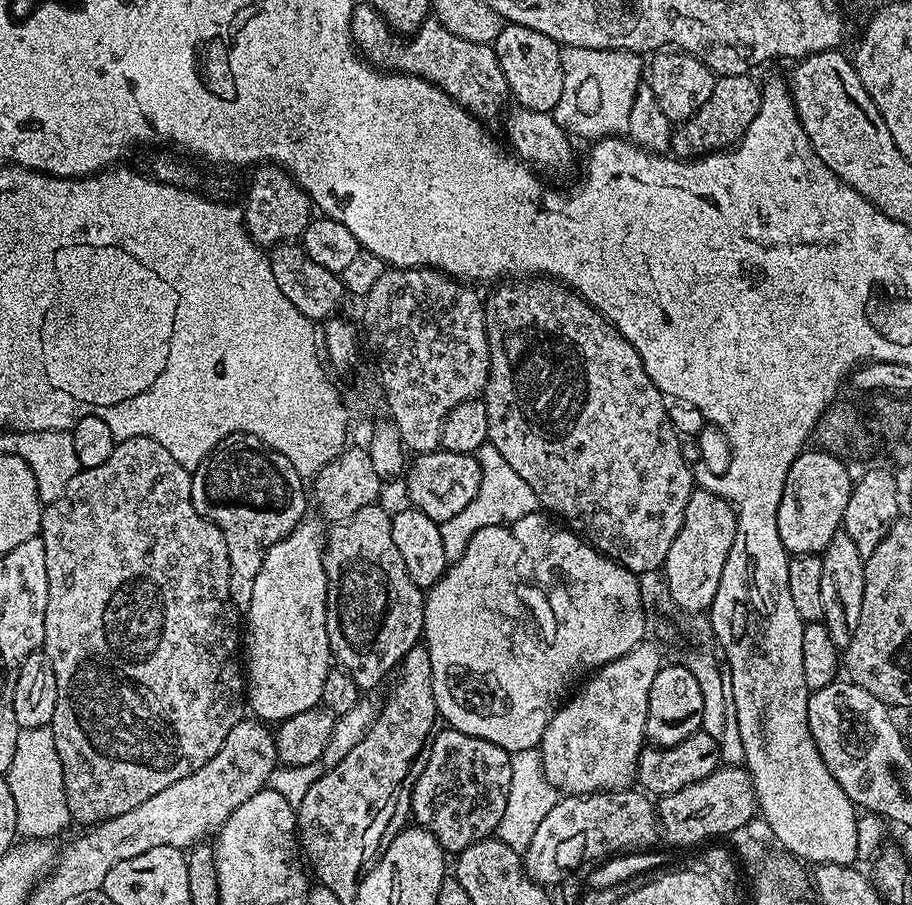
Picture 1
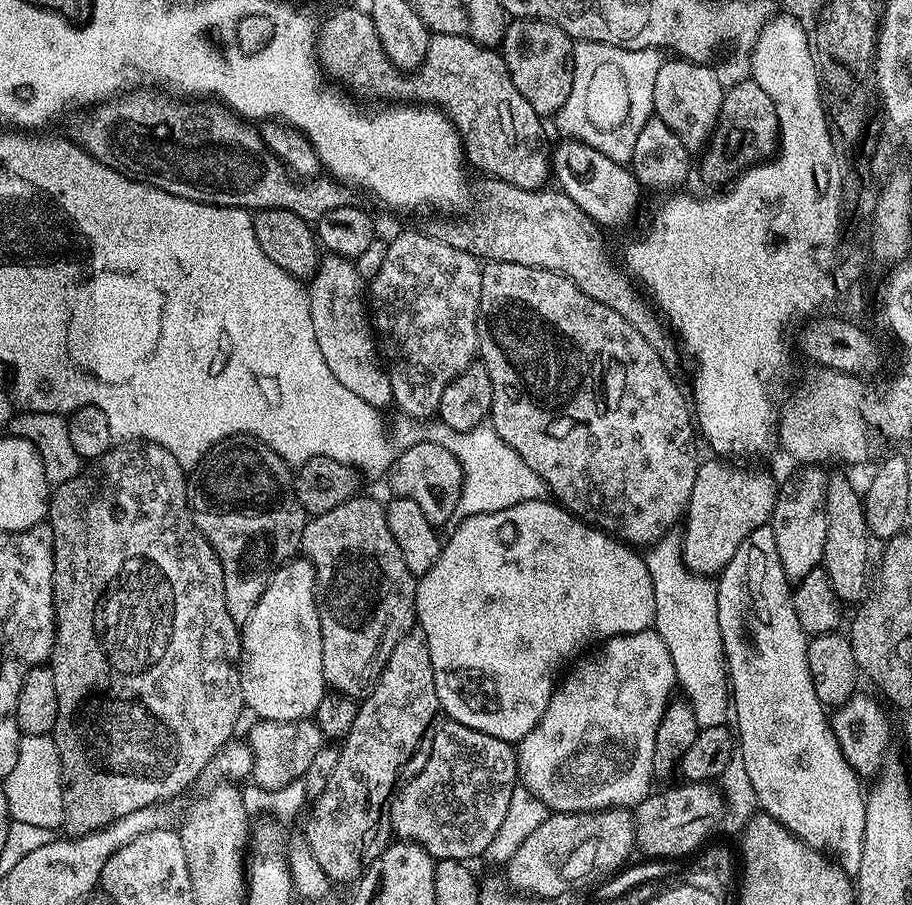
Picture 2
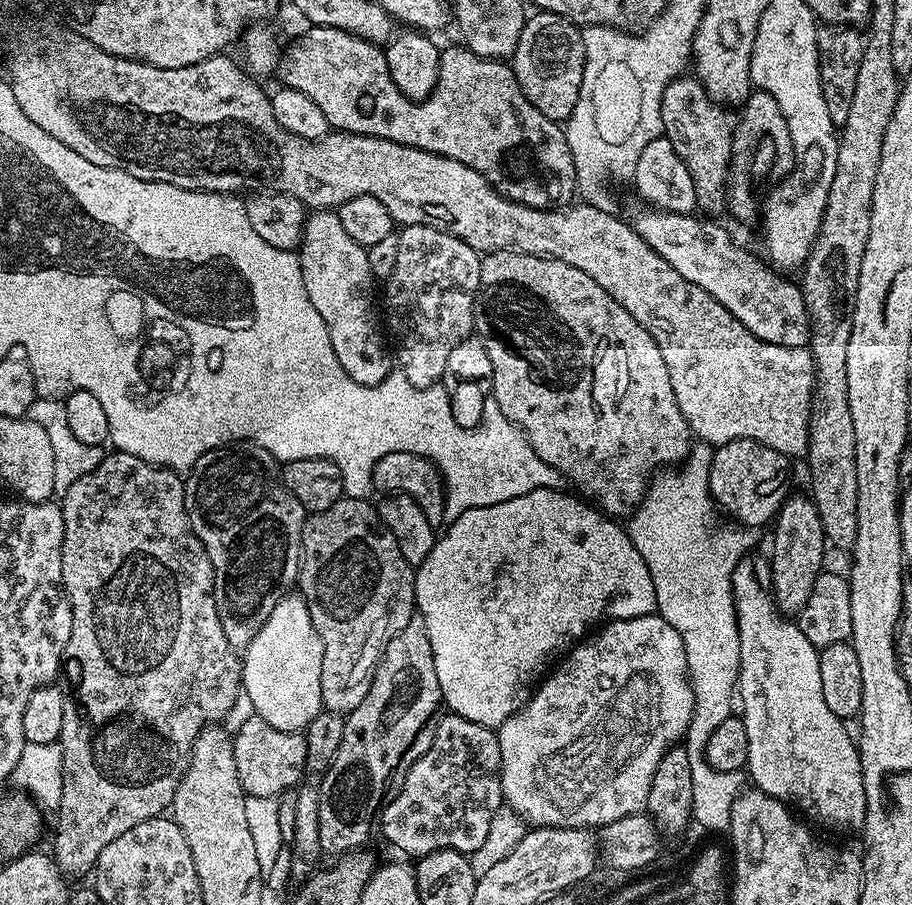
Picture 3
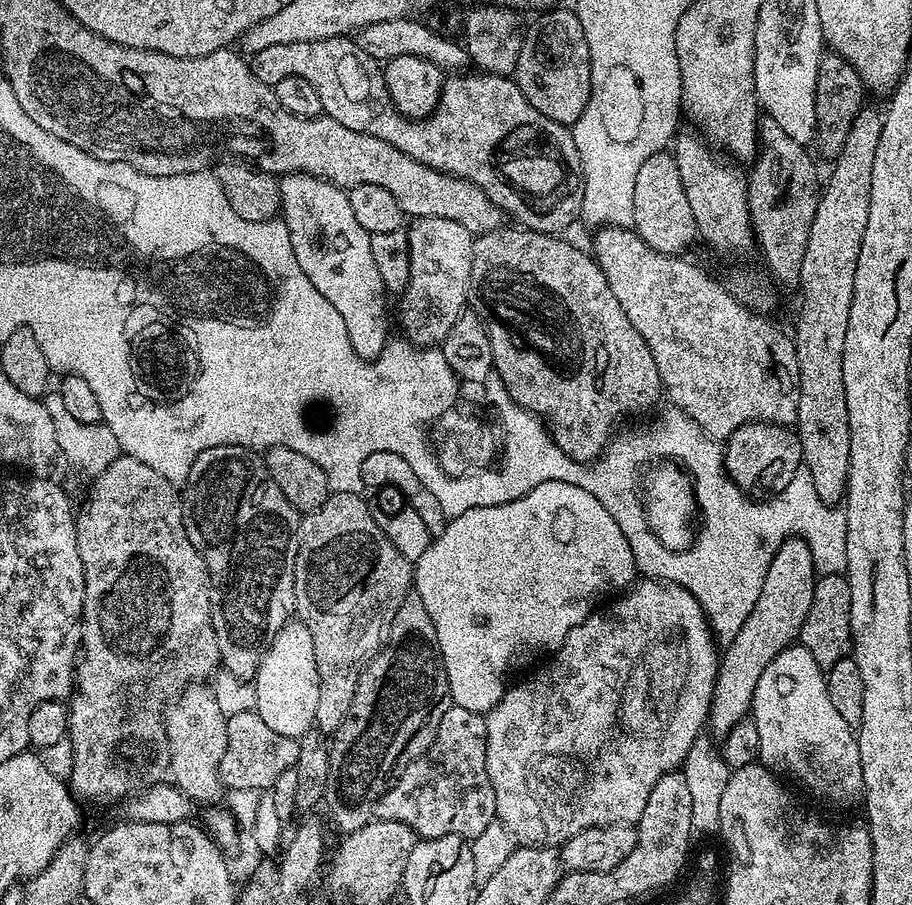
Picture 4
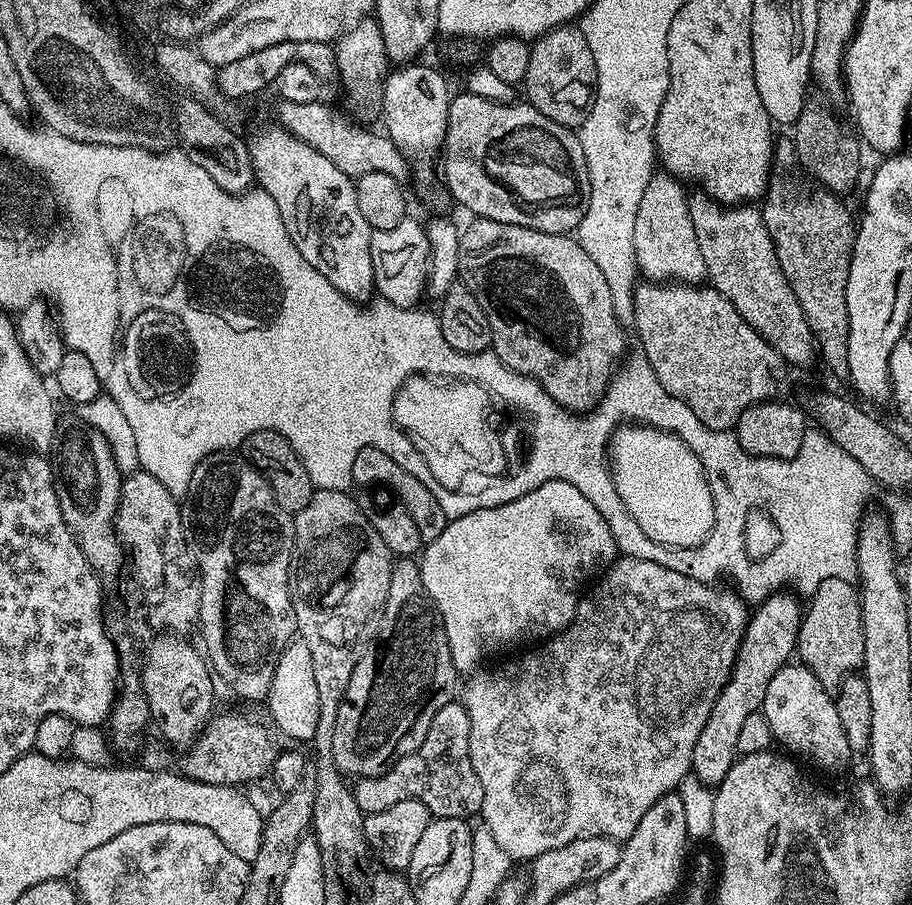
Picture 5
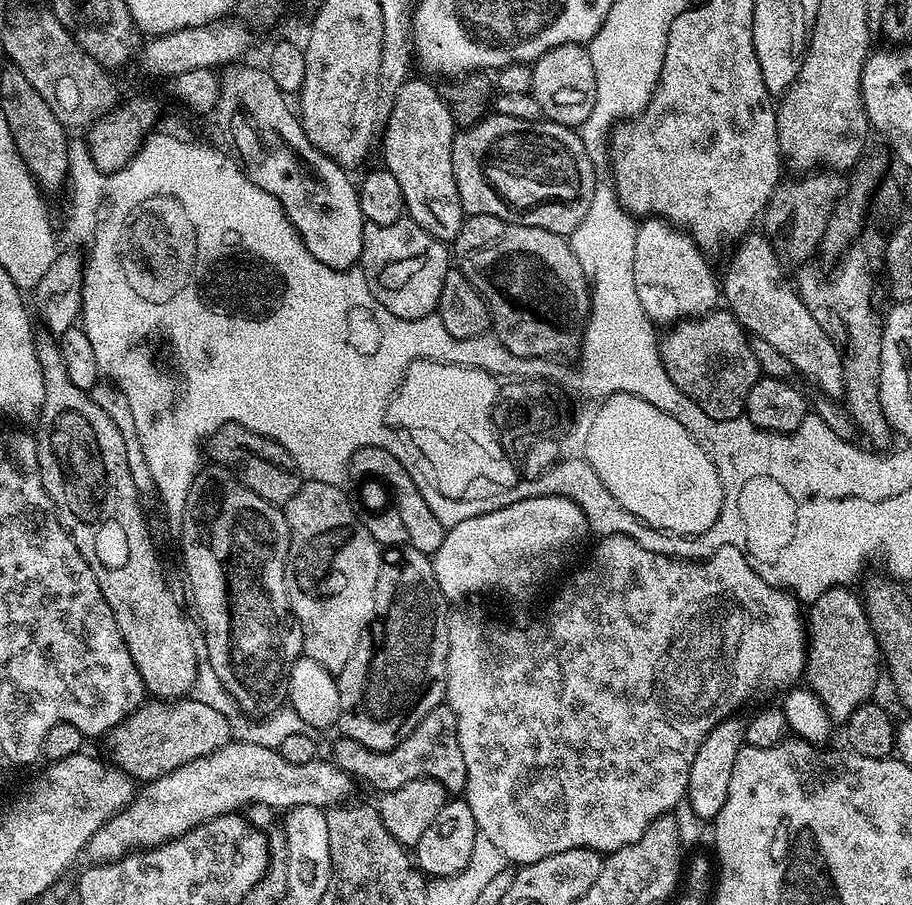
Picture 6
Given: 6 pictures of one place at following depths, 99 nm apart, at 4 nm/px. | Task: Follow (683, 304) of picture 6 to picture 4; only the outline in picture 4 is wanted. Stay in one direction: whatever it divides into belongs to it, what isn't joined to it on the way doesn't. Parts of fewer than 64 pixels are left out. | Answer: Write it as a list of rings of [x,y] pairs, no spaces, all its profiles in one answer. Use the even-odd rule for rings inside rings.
[[[665,150],[654,154],[654,158],[646,158],[638,170],[638,178],[634,181],[634,218],[632,228],[654,250],[667,256],[678,256],[687,253],[692,243],[697,243],[696,223],[690,210],[690,202],[686,202],[686,190],[682,190],[682,177],[678,175],[676,157]]]

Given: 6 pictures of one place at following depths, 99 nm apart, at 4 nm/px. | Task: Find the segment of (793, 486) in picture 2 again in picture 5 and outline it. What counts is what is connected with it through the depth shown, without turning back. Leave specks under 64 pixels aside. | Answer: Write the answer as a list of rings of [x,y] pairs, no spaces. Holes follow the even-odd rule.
[[[791,591],[773,592],[759,601],[749,615],[730,678],[726,686],[722,686],[722,694],[718,694],[714,710],[710,710],[710,718],[706,718],[706,726],[702,726],[702,734],[698,734],[698,742],[694,742],[691,775],[698,777],[703,784],[715,786],[730,774],[730,766],[734,766],[738,758],[736,747],[741,727],[750,714],[763,709],[770,678],[793,659],[802,615],[799,602]]]

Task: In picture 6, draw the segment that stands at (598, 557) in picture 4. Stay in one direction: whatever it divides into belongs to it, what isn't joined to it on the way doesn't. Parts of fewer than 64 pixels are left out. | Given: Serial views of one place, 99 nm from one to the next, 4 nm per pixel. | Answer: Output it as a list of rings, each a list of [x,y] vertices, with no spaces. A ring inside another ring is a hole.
[[[531,496],[509,500],[500,508],[478,514],[474,518],[466,518],[466,522],[458,522],[445,531],[442,546],[438,546],[432,556],[434,578],[438,578],[438,586],[449,602],[460,600],[471,592],[501,592],[504,596],[524,600],[551,572],[556,572],[563,566],[568,551],[575,544],[582,543],[587,536],[590,536],[590,529],[586,514],[570,498]]]

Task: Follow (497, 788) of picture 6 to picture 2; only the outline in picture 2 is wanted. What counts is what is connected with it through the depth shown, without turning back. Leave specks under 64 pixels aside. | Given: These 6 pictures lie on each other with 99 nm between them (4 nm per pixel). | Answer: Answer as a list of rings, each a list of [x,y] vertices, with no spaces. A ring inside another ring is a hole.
[[[655,630],[635,632],[629,636],[615,636],[603,641],[600,650],[600,657],[588,654],[579,662],[571,665],[571,668],[573,667],[572,673],[568,677],[565,675],[557,683],[556,691],[552,693],[550,702],[546,706],[546,714],[542,714],[538,726],[534,726],[534,730],[530,730],[530,734],[526,734],[518,741],[516,767],[518,769],[519,783],[523,787],[528,788],[530,794],[534,794],[534,798],[541,800],[553,813],[605,812],[607,808],[626,808],[632,810],[635,809],[637,804],[641,804],[654,788],[654,785],[652,785],[652,780],[654,781],[652,770],[654,766],[654,734],[658,734],[658,722],[662,722],[664,712],[673,699],[674,693],[672,691],[677,691],[678,688],[676,671],[674,670],[674,658],[670,658],[670,650],[666,650],[666,642],[662,642],[662,638]]]

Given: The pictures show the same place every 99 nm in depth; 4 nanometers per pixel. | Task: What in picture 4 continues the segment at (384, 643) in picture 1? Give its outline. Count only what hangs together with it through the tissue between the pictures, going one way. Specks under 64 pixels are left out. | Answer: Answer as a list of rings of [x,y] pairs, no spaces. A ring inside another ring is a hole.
[[[332,492],[318,506],[318,510],[305,512],[300,518],[298,530],[298,550],[294,558],[294,598],[295,615],[300,623],[310,630],[314,642],[314,662],[318,666],[318,703],[314,709],[315,731],[331,734],[342,726],[342,718],[354,702],[358,690],[358,678],[365,664],[379,652],[388,637],[394,614],[398,606],[410,595],[414,588],[413,561],[402,558],[394,550],[394,542],[378,530],[378,522],[368,509],[368,501],[354,492]]]

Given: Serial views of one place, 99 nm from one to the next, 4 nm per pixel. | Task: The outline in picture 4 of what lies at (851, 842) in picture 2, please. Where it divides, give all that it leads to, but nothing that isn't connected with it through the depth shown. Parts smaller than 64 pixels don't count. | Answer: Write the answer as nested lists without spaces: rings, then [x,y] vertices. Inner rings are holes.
[[[797,642],[792,647],[782,650],[770,666],[766,666],[758,687],[754,690],[751,716],[758,726],[758,746],[760,747],[759,763],[770,771],[805,784],[816,796],[824,800],[852,800],[864,791],[862,782],[862,762],[858,754],[857,733],[853,725],[848,724],[838,715],[838,710],[830,702],[830,694],[826,694],[825,669],[814,662],[814,654]]]

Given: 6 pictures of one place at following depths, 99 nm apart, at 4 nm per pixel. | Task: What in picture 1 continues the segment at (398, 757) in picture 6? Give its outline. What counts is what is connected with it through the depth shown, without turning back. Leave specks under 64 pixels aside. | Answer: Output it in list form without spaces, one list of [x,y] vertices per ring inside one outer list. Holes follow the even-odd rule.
[[[441,727],[432,743],[426,770],[422,770],[412,791],[411,819],[434,834],[448,854],[458,854],[474,842],[489,839],[506,811],[511,761],[512,753],[494,746],[494,742]]]

